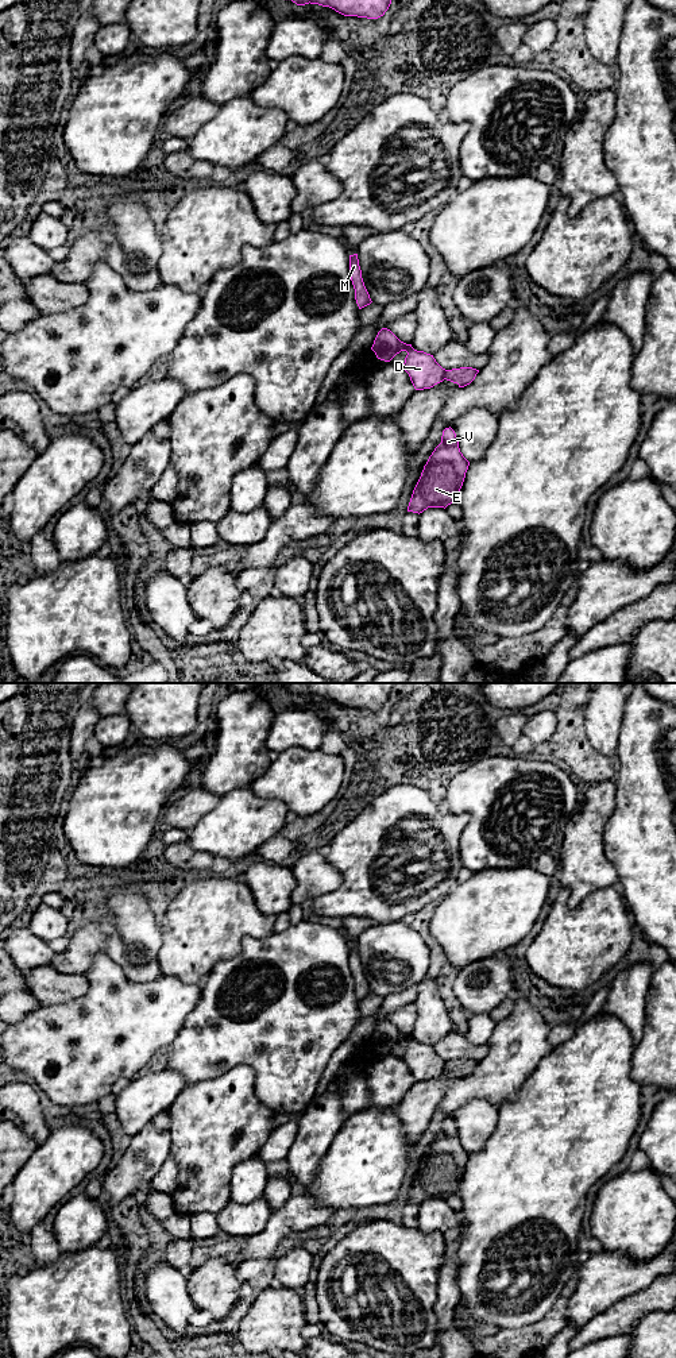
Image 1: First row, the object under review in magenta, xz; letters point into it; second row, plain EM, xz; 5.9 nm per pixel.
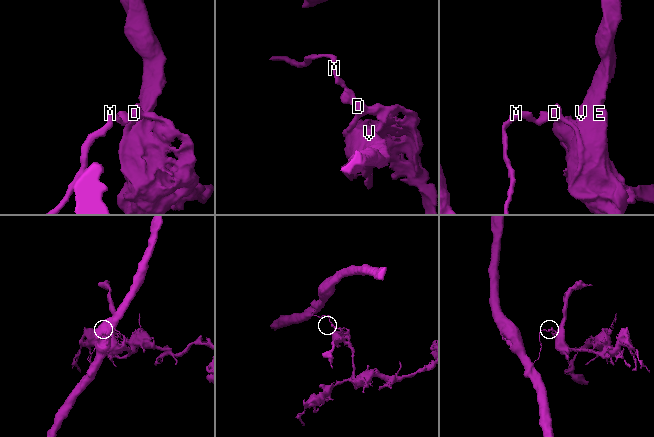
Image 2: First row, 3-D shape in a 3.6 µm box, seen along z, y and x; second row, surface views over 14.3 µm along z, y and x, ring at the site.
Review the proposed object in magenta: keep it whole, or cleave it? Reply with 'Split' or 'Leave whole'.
Split

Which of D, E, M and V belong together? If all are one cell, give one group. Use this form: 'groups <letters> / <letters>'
groups D M / E V

